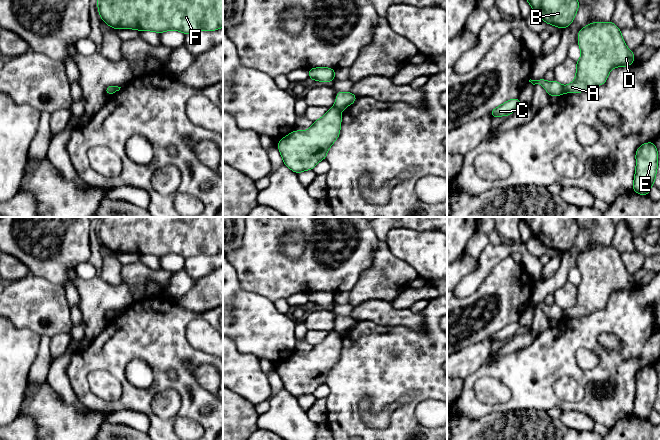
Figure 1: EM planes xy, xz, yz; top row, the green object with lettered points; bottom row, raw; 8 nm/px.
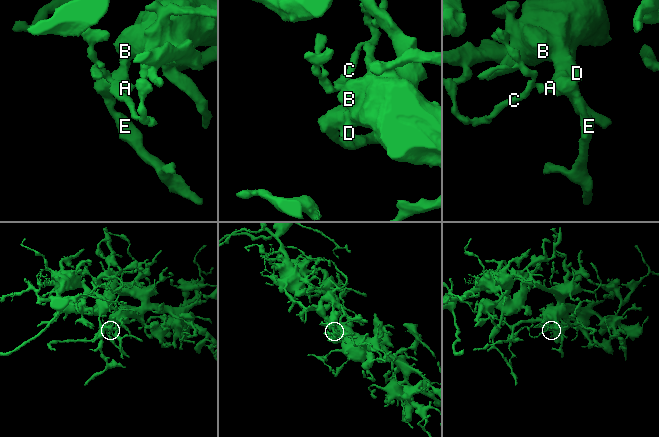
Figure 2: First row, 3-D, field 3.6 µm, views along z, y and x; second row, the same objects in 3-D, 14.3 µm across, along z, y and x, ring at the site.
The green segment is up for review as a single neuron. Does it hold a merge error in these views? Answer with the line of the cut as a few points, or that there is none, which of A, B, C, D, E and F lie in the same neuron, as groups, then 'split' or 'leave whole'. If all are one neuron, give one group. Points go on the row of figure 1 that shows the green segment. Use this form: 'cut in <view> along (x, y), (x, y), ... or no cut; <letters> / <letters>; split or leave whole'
cut in xz along (334, 106), (340, 110); A B D E F / C; split

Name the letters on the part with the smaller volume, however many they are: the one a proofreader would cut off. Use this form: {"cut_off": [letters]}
{"cut_off": ["C"]}

